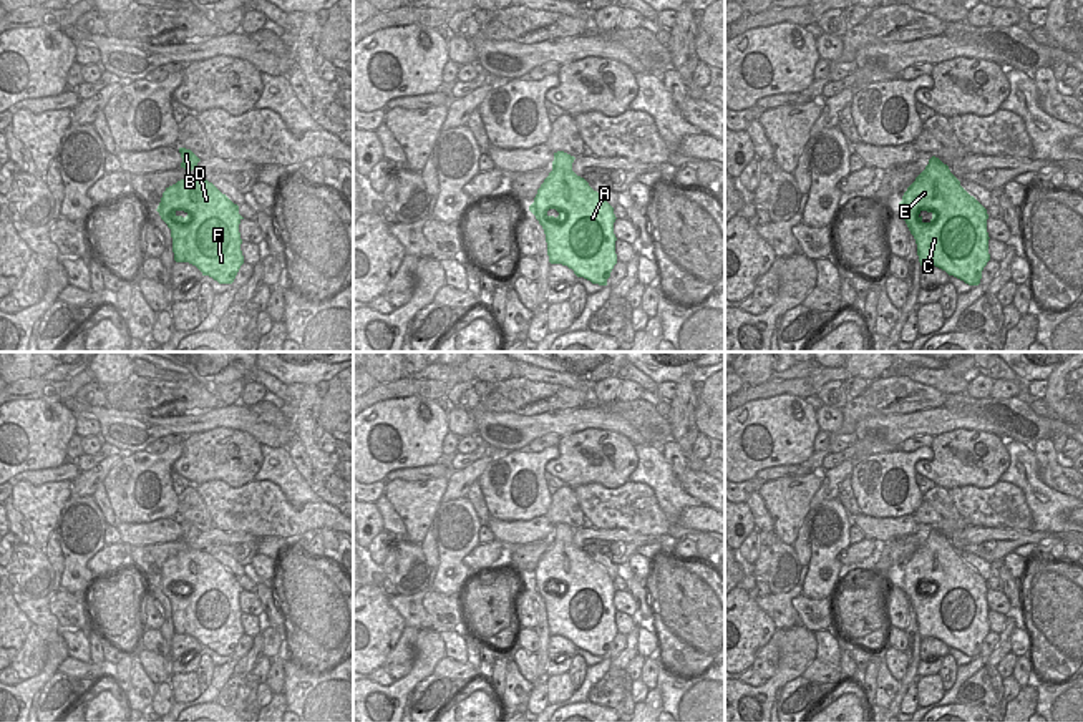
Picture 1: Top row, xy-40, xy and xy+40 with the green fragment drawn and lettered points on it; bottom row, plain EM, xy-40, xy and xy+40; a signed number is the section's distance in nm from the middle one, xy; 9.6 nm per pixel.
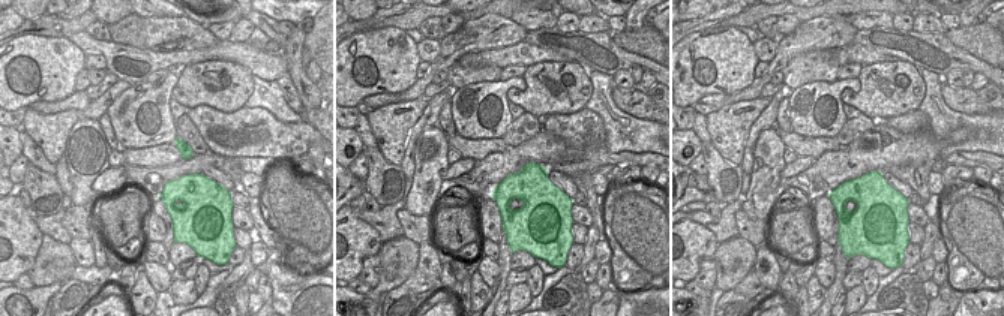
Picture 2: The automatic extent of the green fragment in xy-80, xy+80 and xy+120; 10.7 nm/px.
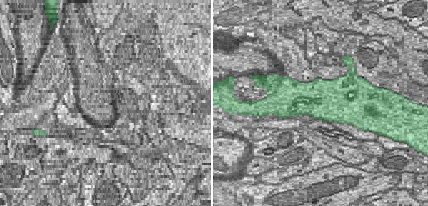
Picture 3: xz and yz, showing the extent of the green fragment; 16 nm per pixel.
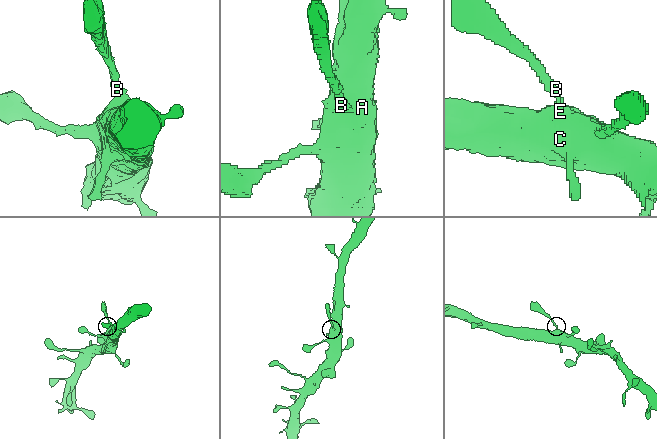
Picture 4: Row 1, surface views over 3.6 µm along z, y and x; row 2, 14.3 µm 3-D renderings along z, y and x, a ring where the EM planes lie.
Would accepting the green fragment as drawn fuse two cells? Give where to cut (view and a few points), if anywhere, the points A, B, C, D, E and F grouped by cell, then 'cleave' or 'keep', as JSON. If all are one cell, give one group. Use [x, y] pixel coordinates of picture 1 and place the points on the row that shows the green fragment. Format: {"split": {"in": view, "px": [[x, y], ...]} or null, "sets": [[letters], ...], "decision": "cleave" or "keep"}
{"split": null, "sets": [["A", "B", "C", "D", "E", "F"]], "decision": "keep"}

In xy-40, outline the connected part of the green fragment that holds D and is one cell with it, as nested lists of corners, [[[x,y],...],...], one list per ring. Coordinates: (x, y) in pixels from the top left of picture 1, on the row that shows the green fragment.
[[[189,176],[166,188],[156,211],[171,229],[176,262],[189,262],[219,284],[234,282],[244,264],[237,204],[207,179]]]

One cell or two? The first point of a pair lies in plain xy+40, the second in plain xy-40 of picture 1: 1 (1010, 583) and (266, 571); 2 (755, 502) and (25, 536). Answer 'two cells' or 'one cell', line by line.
1: two cells
2: one cell

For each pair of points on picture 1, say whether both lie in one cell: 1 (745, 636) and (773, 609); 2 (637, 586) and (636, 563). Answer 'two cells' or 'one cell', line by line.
1: two cells
2: two cells

